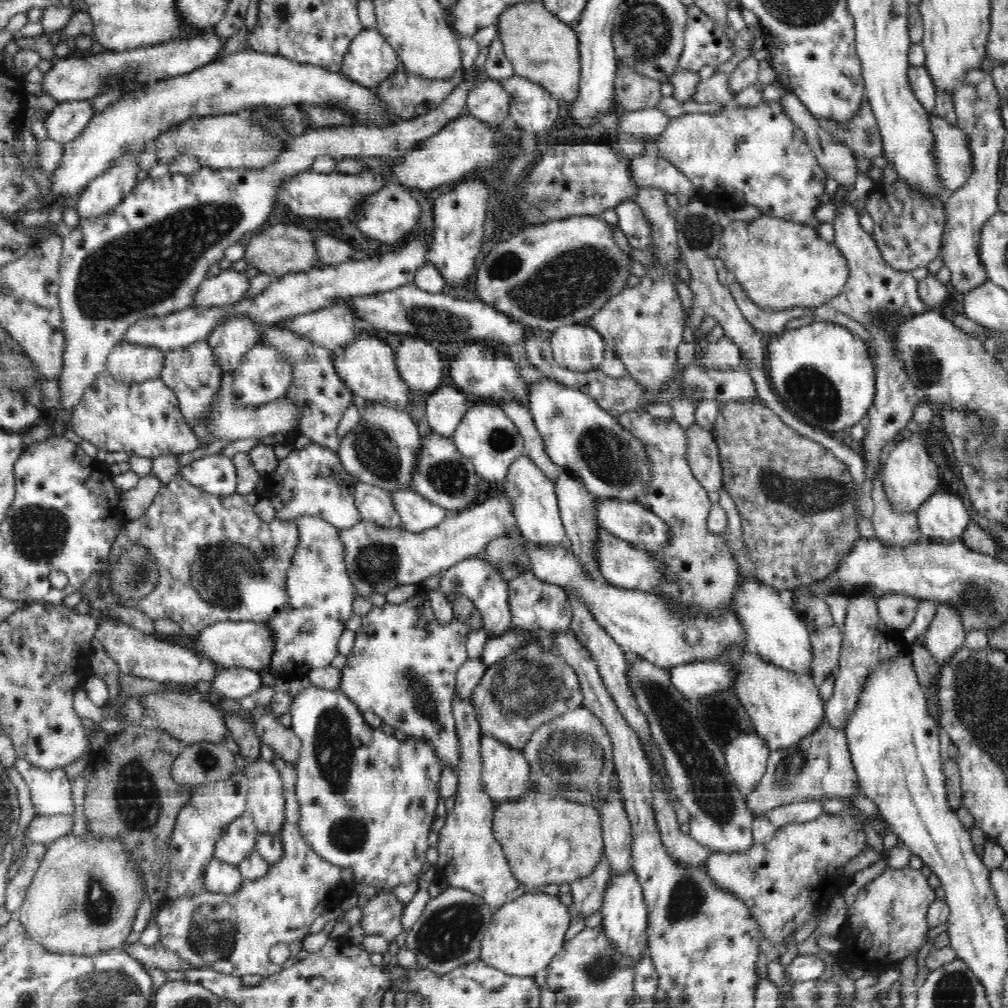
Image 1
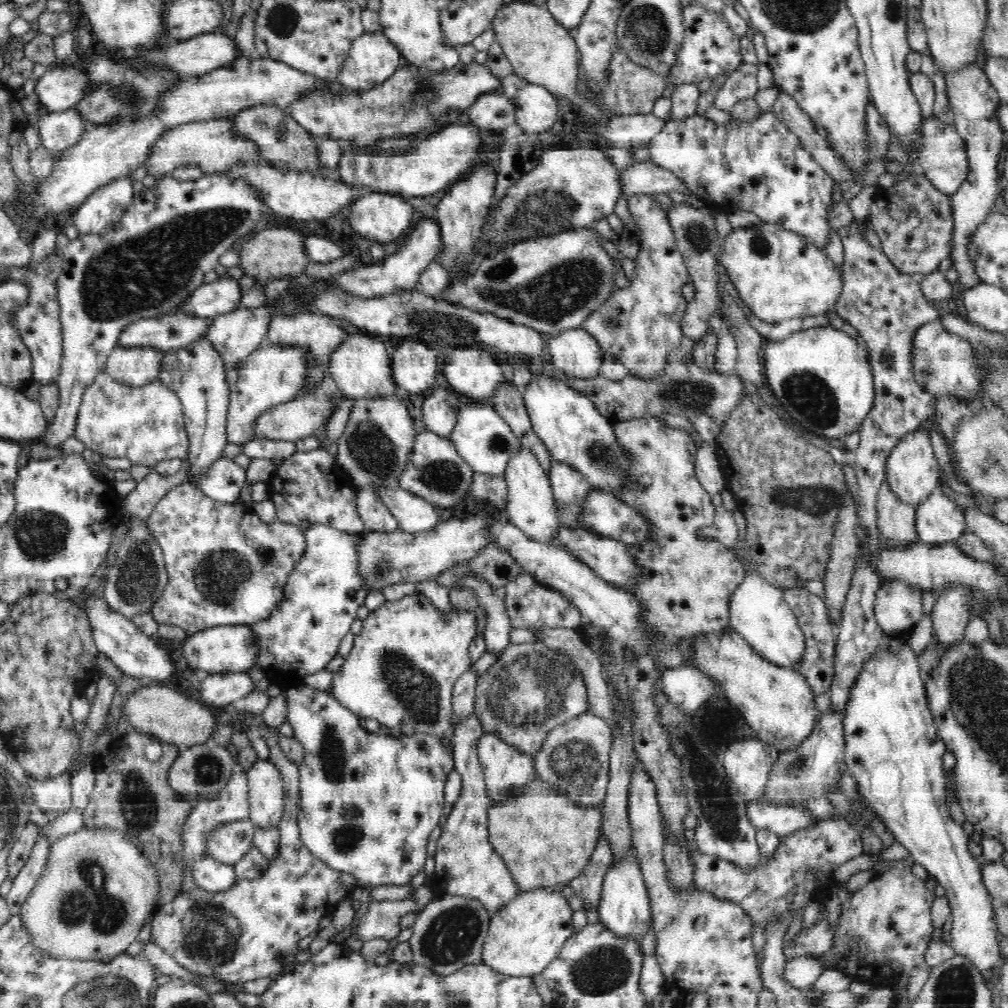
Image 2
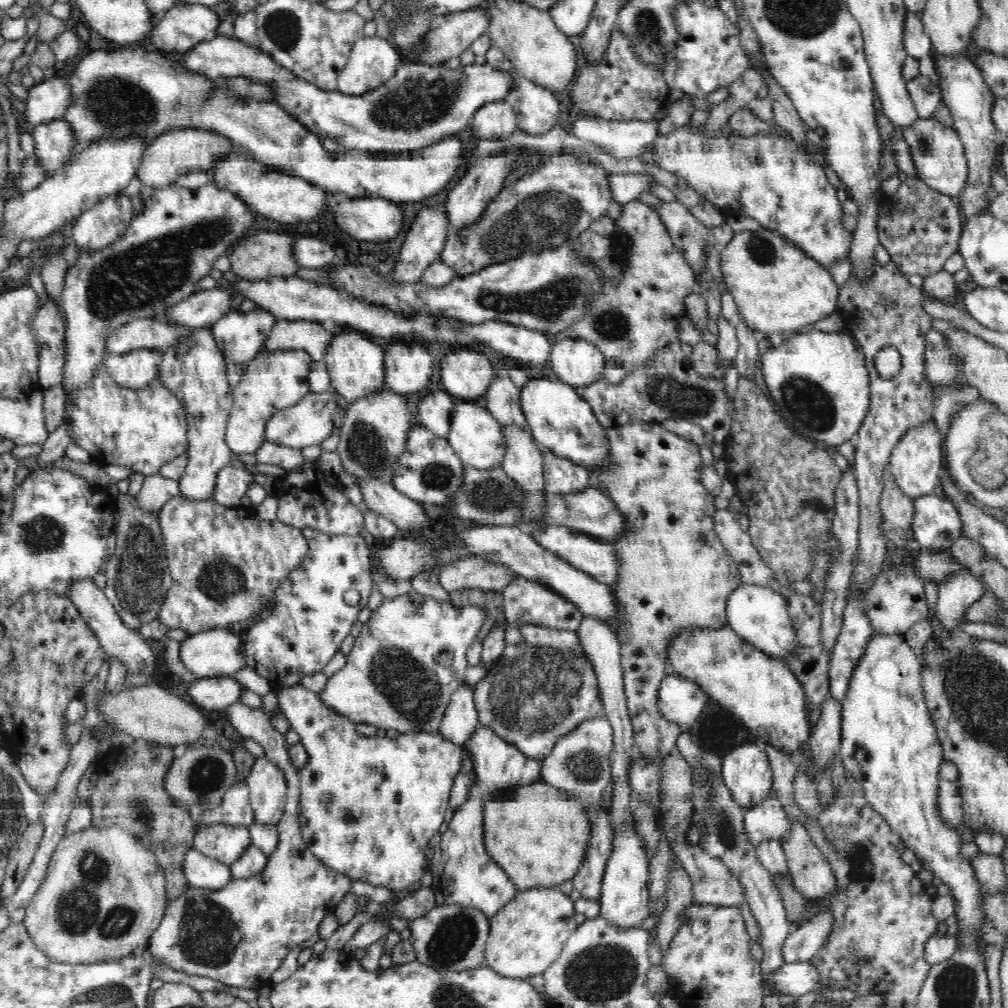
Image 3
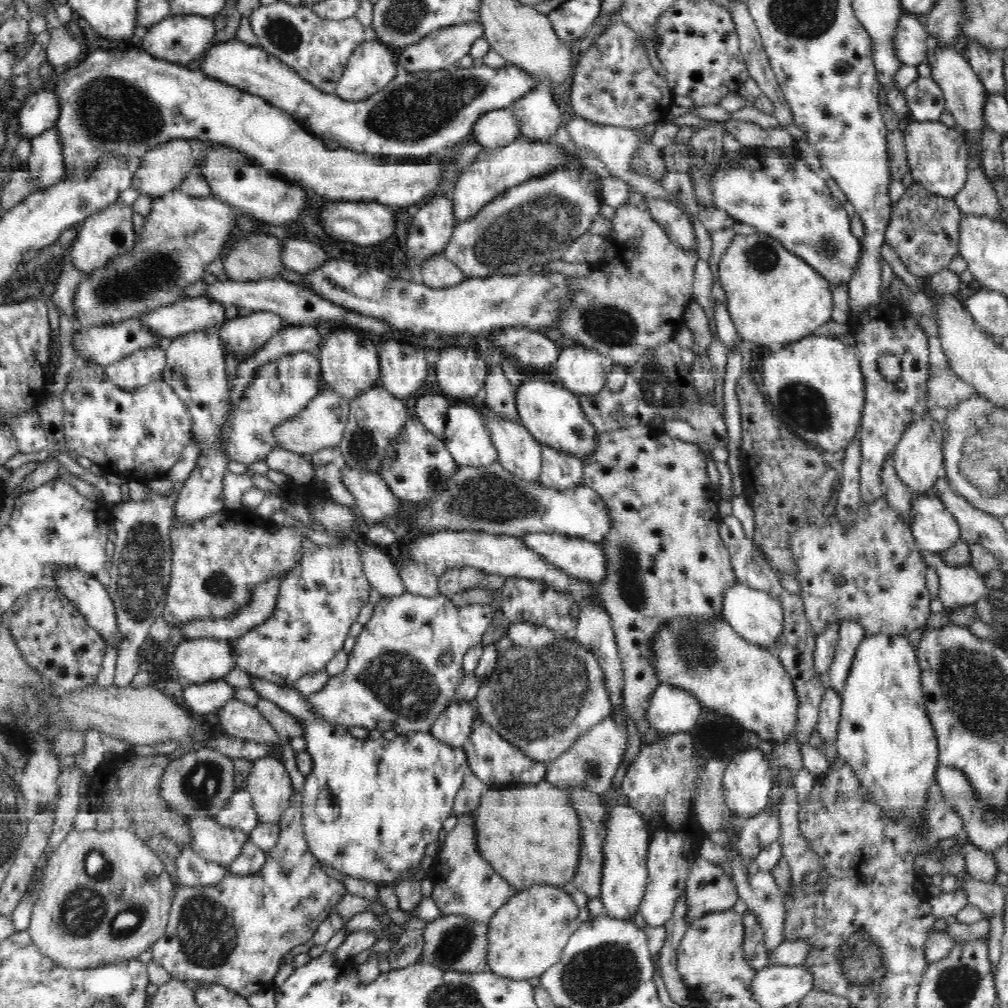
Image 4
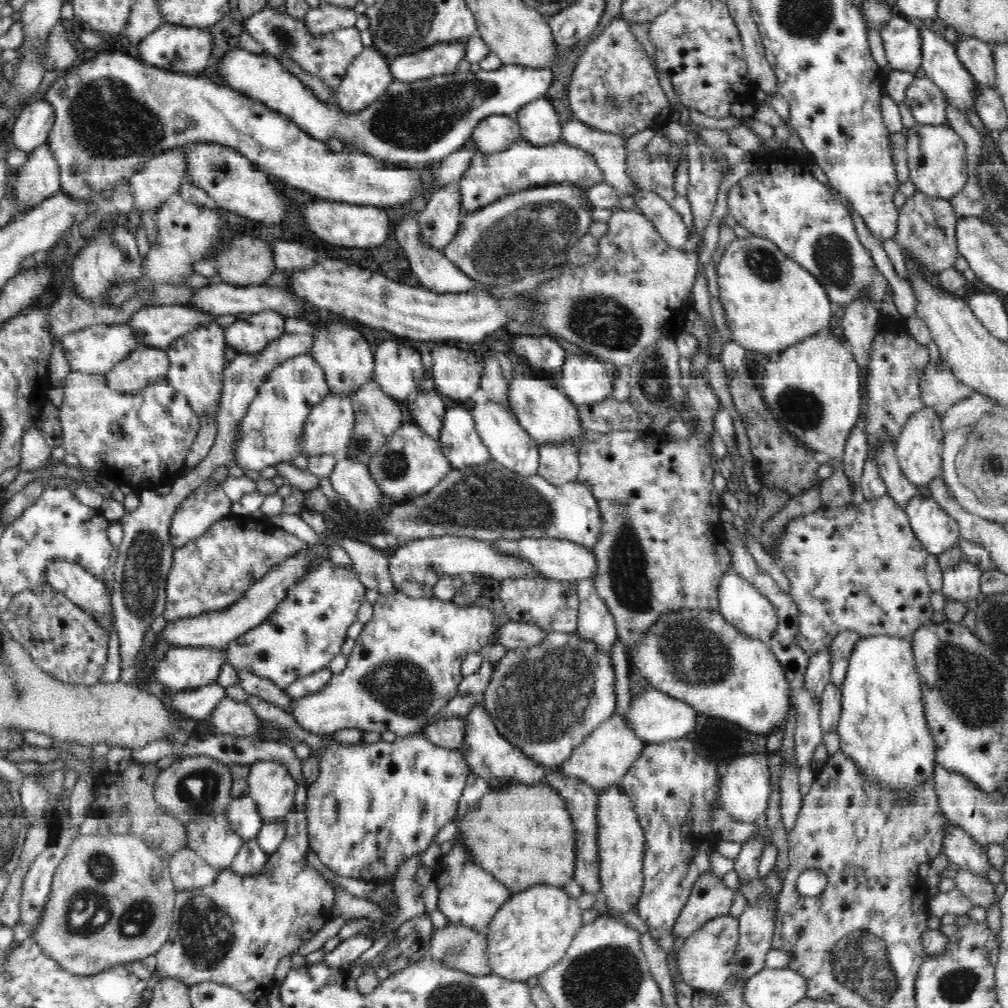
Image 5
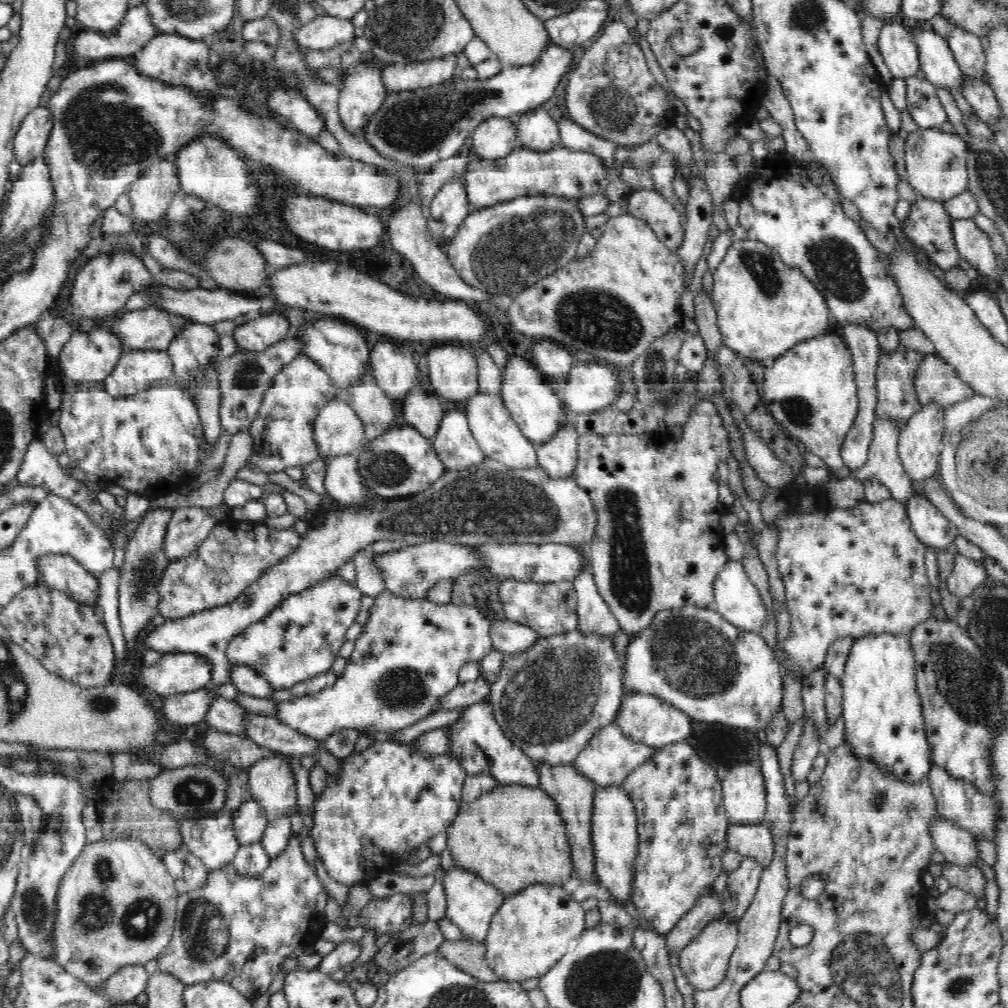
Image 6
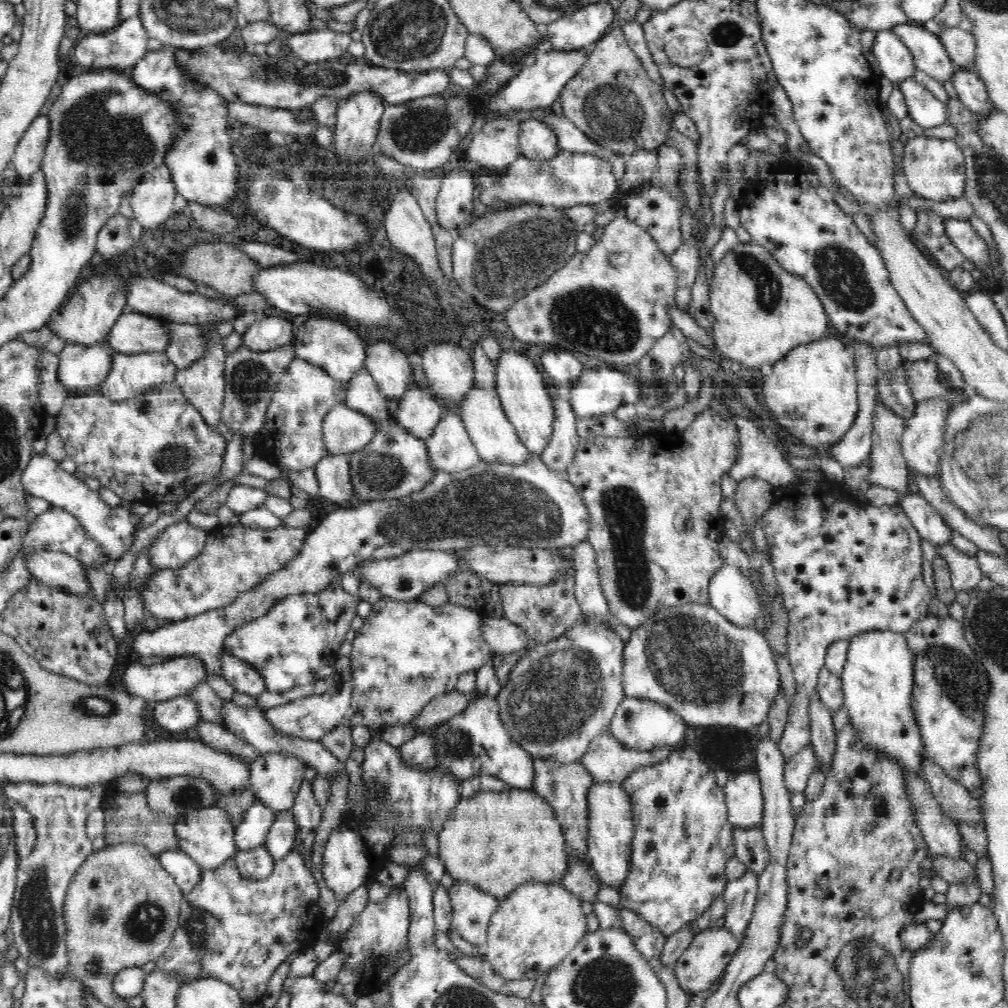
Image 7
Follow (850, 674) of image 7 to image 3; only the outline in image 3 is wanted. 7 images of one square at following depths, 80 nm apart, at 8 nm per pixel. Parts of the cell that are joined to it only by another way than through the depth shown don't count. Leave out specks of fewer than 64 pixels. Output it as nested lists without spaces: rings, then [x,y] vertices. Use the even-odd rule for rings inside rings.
[[[875,634],[870,638],[870,642],[866,644],[866,650],[863,651],[862,659],[859,660],[859,664],[855,667],[854,673],[851,675],[850,684],[848,684],[848,690],[846,696],[842,700],[842,716],[841,716],[841,740],[839,747],[839,759],[842,760],[844,768],[851,777],[854,778],[854,782],[857,782],[863,788],[863,793],[866,795],[866,800],[870,802],[870,805],[874,806],[874,810],[878,814],[882,814],[886,818],[886,822],[892,826],[892,829],[897,832],[907,848],[910,848],[916,855],[917,860],[921,863],[922,868],[930,871],[932,874],[942,879],[944,884],[948,885],[951,890],[950,893],[954,897],[955,915],[957,918],[958,932],[960,934],[956,936],[957,942],[965,944],[966,946],[976,946],[980,944],[980,936],[978,930],[980,930],[980,922],[984,922],[984,909],[982,909],[982,888],[980,883],[974,878],[974,867],[970,861],[965,860],[960,853],[962,848],[961,831],[960,829],[950,828],[950,825],[946,825],[942,821],[942,817],[939,816],[939,807],[936,798],[938,798],[938,784],[941,782],[939,775],[940,766],[942,764],[942,745],[938,741],[937,730],[934,726],[934,721],[930,716],[927,702],[925,701],[924,689],[922,686],[922,664],[918,660],[918,656],[914,654],[914,650],[906,643],[906,639],[903,635],[887,635],[887,634]]]

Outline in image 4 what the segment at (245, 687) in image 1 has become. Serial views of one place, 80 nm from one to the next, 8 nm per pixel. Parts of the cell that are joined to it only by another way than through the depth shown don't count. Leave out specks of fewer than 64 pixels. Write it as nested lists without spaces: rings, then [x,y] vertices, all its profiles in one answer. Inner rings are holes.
[[[222,679],[183,688],[185,708],[192,714],[218,712],[228,700],[234,699],[234,687]]]

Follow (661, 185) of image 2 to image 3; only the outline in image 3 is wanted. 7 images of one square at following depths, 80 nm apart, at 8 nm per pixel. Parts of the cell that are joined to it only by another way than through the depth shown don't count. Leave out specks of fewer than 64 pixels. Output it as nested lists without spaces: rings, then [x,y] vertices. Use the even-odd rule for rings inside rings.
[[[612,174],[608,176],[608,189],[612,192],[612,201],[625,205],[638,199],[640,194],[649,192],[656,181],[648,174]]]

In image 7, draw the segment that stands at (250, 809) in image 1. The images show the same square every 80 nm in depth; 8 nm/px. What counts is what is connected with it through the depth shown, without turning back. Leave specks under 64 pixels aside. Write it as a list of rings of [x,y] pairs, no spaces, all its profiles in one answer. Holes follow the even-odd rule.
[[[267,752],[250,764],[248,788],[276,814],[289,810],[294,805],[305,767],[294,755]]]

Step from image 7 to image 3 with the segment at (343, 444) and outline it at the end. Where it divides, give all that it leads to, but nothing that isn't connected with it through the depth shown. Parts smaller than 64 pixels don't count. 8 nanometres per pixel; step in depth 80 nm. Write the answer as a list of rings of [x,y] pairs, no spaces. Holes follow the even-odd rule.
[[[332,388],[321,393],[308,393],[300,404],[289,406],[281,412],[273,414],[265,426],[265,440],[294,448],[304,448],[313,444],[321,444],[332,434],[336,427],[343,425],[343,420],[350,402],[340,392]]]

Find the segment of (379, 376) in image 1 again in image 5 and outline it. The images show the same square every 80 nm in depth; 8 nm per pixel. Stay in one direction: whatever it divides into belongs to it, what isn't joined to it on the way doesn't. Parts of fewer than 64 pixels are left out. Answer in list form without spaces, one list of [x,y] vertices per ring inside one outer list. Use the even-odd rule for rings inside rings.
[[[346,321],[330,322],[318,328],[314,326],[312,337],[314,342],[312,342],[310,354],[324,369],[331,393],[348,396],[358,386],[374,379],[374,350],[370,350],[370,344],[359,332],[356,324]]]

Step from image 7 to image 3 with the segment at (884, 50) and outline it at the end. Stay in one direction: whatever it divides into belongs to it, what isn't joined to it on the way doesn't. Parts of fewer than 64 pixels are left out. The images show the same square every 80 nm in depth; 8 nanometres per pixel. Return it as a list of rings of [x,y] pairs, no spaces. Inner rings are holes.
[[[907,11],[904,20],[904,47],[911,58],[920,60],[931,55],[931,37],[925,31],[921,15],[914,11]]]

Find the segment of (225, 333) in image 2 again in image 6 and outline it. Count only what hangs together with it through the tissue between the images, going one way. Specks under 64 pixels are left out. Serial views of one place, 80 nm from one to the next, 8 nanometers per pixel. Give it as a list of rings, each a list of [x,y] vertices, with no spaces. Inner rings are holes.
[[[270,313],[249,319],[246,324],[234,330],[234,342],[237,348],[247,354],[258,356],[264,349],[289,338],[290,324],[284,315]]]

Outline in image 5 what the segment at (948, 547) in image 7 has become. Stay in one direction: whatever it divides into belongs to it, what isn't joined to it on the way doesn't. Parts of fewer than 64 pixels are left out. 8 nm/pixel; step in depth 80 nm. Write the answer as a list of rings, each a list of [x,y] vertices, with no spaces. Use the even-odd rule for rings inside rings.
[[[964,560],[944,575],[941,592],[948,601],[967,604],[981,594],[982,571]]]

